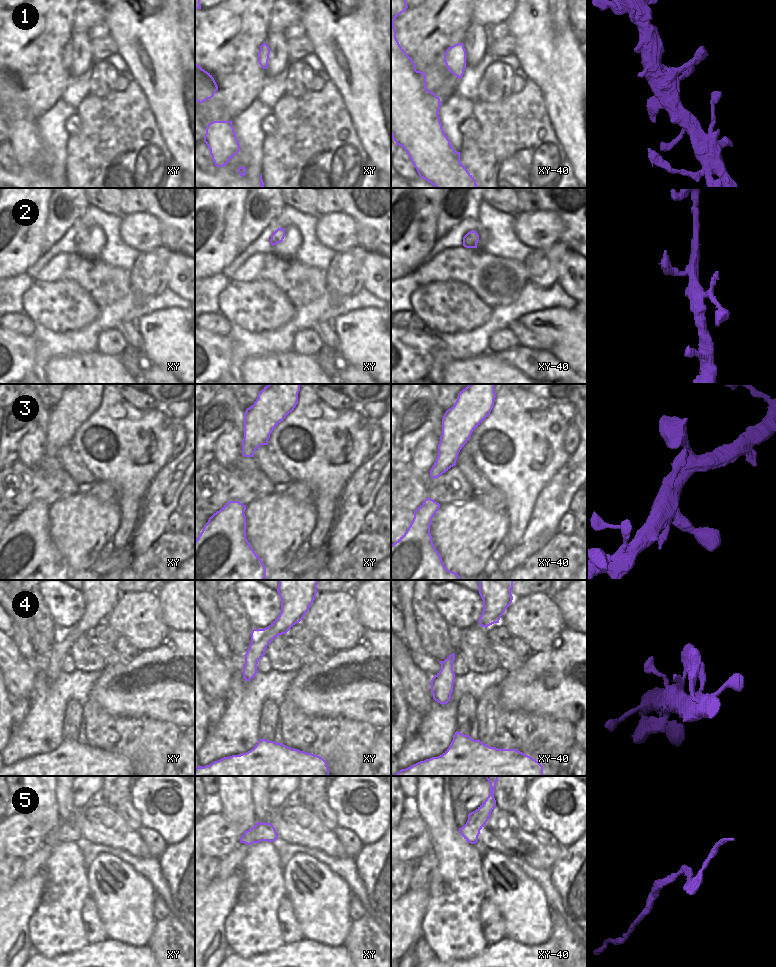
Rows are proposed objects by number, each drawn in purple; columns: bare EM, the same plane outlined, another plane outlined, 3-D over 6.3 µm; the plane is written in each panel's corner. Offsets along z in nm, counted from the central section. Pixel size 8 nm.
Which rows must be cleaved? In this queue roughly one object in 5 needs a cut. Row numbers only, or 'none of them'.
none of them

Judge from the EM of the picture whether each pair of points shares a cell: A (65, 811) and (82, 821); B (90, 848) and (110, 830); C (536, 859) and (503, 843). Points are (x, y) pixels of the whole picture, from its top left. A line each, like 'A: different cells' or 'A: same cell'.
A: different cells
B: different cells
C: same cell

